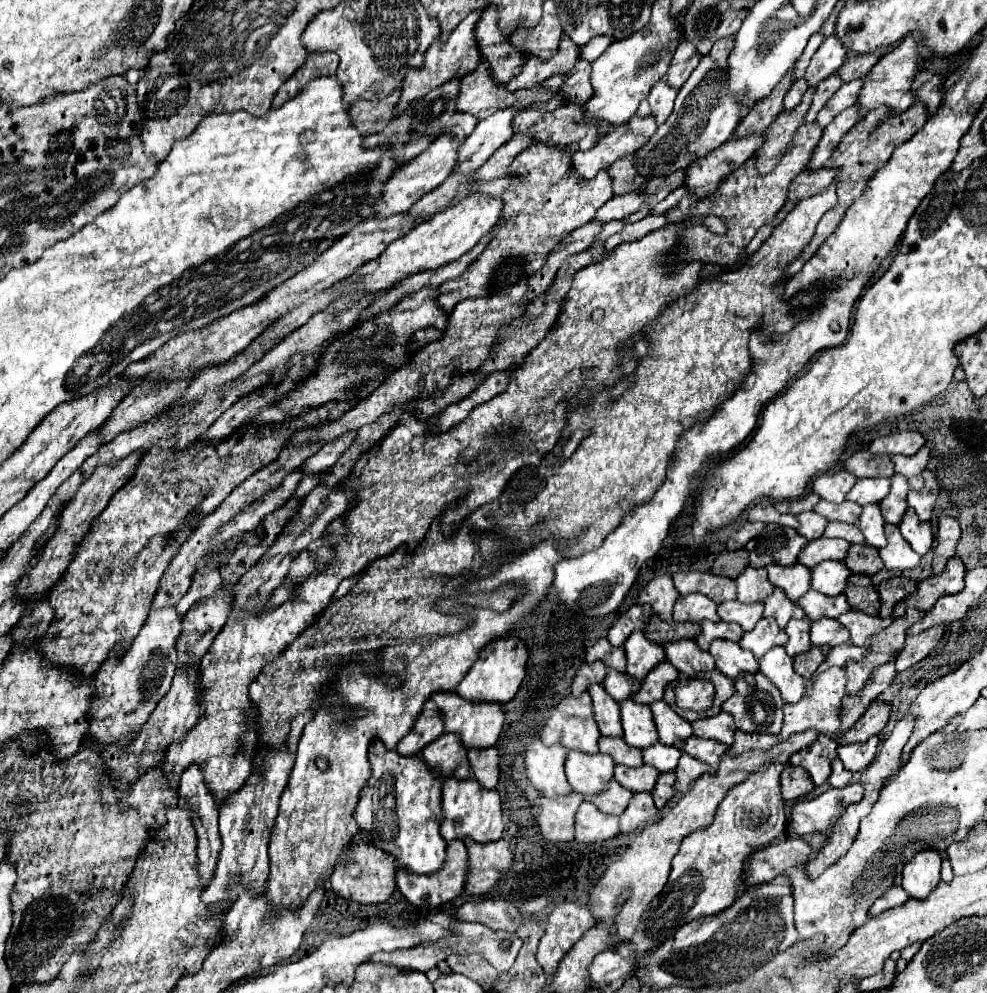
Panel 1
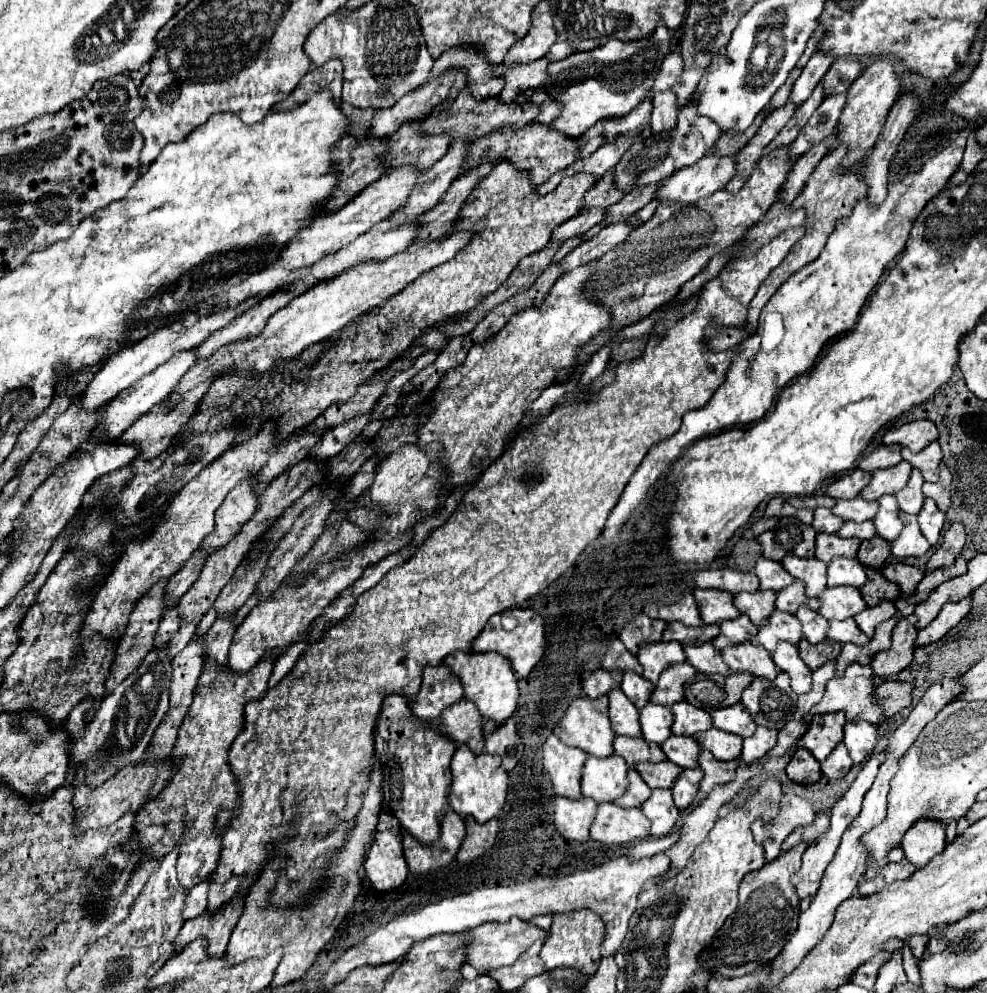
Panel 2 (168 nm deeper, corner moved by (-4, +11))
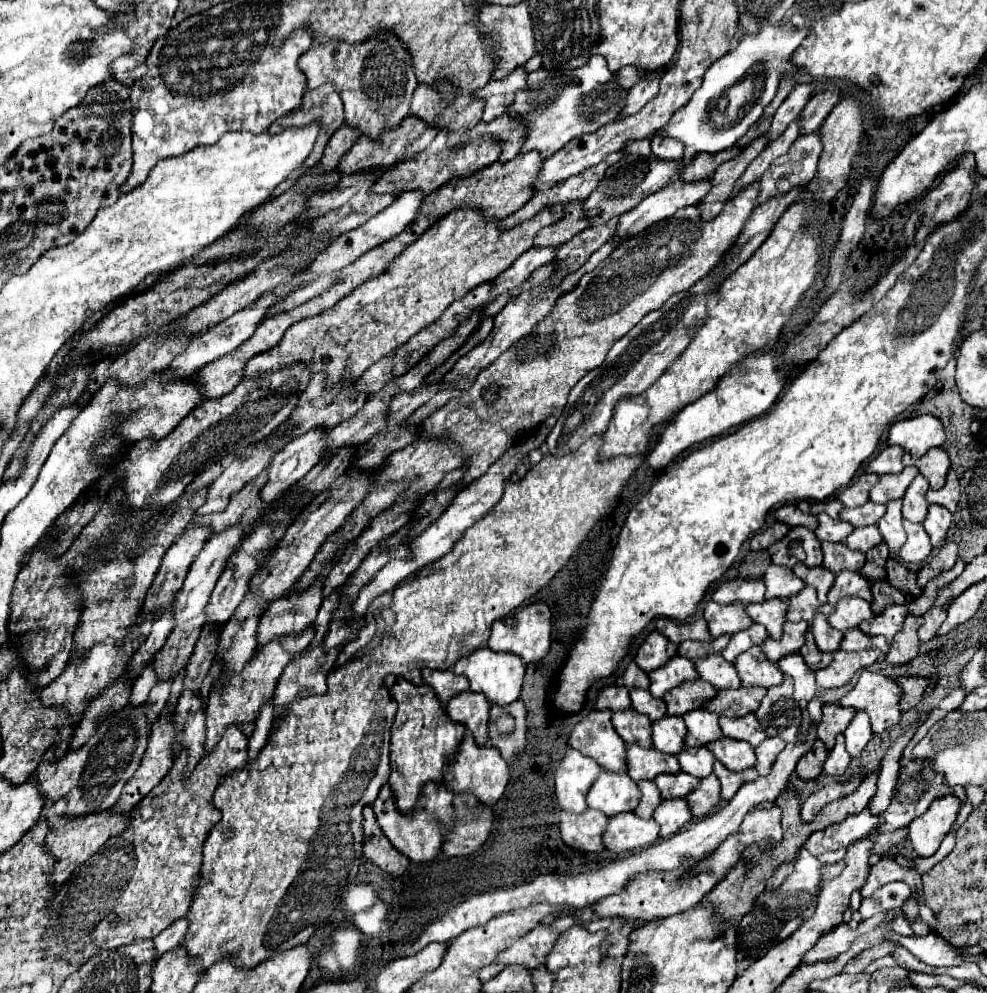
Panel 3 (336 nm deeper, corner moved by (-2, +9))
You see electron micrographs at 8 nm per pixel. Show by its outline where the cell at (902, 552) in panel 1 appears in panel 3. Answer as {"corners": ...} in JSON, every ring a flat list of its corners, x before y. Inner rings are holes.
{"corners":[[904,520,904,530,908,534,906,544,900,548,898,558,902,562,924,562,928,554,932,552,930,536,926,534,922,524,914,524,910,520]]}

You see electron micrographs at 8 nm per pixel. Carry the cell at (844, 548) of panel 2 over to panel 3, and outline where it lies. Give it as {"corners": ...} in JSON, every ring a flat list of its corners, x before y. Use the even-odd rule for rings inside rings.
{"corners":[[822,542,822,552,824,552,824,568,838,574,842,570,852,570,860,572,860,568,866,562,866,556,858,550,850,550,844,544,832,544,832,542]]}

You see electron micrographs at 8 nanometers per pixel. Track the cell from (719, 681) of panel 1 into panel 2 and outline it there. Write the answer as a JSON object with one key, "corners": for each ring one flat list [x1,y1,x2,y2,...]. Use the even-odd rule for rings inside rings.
{"corners":[[730,674,724,678,724,690,726,690,726,698,724,698,724,704,726,706,732,706,740,700,740,694,742,690,754,680,752,674]]}

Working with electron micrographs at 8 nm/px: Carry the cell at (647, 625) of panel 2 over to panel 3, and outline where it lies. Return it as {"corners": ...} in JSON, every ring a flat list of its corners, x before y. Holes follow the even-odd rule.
{"corners":[[652,632,646,638,646,642,638,648,638,654,636,654,634,662,644,672,652,672,652,670,664,666,670,658,674,658,676,652,678,652,678,646,674,642,664,638,660,632]]}

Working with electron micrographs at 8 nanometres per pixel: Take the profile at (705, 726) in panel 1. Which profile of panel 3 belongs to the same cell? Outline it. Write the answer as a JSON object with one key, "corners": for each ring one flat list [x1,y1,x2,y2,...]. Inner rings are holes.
{"corners":[[748,714,744,718,720,718,720,728,724,732,724,736,734,738,734,740,746,740,752,746,758,746,766,734,758,722,758,718,754,714]]}

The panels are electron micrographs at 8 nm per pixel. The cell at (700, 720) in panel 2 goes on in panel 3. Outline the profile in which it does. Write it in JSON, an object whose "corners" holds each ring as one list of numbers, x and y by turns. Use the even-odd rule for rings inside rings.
{"corners":[[704,708,692,710,682,716,688,728,686,744,688,746,706,746,718,738,722,738,722,730,718,726,718,714,710,714]]}

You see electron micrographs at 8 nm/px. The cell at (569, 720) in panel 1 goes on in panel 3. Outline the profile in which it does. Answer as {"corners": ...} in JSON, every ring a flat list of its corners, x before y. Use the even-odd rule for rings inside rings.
{"corners":[[594,710,594,712,590,712,572,730,572,734,570,734,570,746,576,748,578,752,586,754,588,758,596,760,606,772,626,774,626,744,622,742,622,738,618,738,618,734,614,734,614,726,612,726,610,718,612,718,610,710]]}

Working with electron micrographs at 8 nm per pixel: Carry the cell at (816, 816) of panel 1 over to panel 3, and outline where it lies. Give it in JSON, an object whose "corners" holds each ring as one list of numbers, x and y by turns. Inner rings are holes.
{"corners":[[772,806,770,810,756,808,748,812,738,828,740,842,744,846,750,846,752,842,766,846,768,840,782,840,780,816,782,816,782,810,778,806]]}

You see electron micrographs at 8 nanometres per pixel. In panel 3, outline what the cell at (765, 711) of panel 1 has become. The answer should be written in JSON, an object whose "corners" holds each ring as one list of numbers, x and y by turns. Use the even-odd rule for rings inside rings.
{"corners":[[786,678,784,684,768,690,760,708,756,710,756,716,768,736,778,736,784,742,794,742,802,722,802,712,798,702,792,698,790,678]]}

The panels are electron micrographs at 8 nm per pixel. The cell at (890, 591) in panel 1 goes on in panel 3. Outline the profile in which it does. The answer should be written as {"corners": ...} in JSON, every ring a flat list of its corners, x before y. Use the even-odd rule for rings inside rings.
{"corners":[[888,560,886,562,886,570,888,570,888,576,886,576,886,580,894,586,894,588,898,588,898,590,902,590,904,594,910,594,910,596,918,596,918,594,922,594,922,588,918,588,918,584,916,584,916,572,914,570,908,570,906,566,902,566,900,562,896,562,896,560]]}

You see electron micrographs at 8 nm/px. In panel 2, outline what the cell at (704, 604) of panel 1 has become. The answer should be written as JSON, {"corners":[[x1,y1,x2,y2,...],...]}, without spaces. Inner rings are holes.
{"corners":[[694,590,694,600,704,624,718,624,720,620,732,620,740,612,732,604,732,596,720,590]]}

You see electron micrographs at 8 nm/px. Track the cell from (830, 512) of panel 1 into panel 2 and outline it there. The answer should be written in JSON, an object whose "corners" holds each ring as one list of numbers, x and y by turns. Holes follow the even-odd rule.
{"corners":[[856,496,852,500,838,500,836,506,832,508,832,514,840,516,844,520,854,520,854,522,872,520,876,512,878,512,878,502,868,502,860,496]]}

